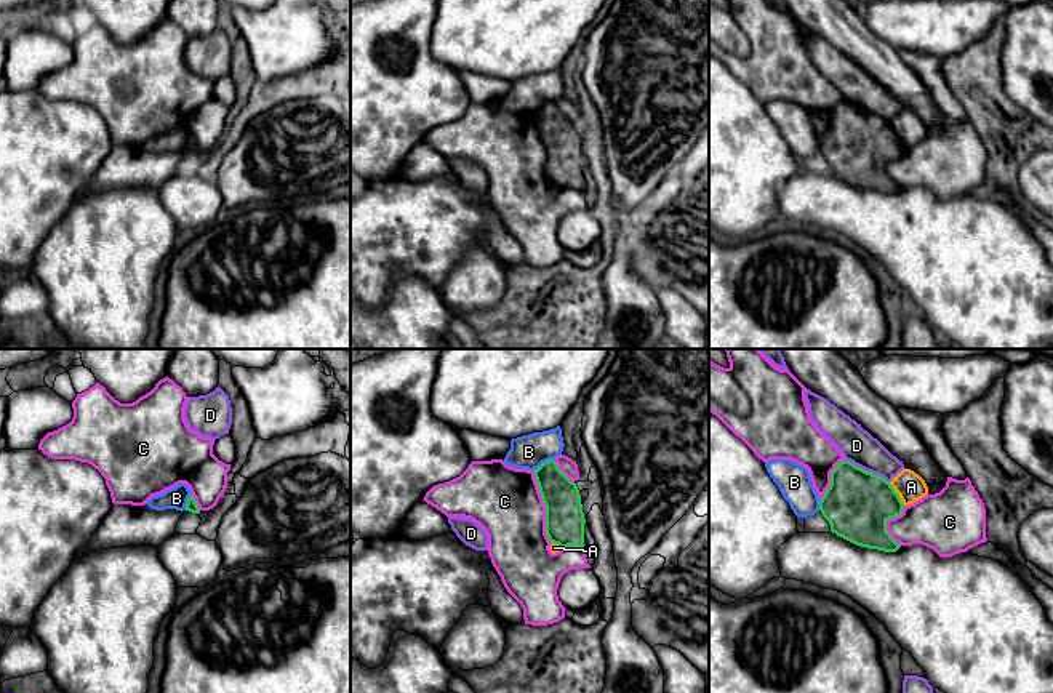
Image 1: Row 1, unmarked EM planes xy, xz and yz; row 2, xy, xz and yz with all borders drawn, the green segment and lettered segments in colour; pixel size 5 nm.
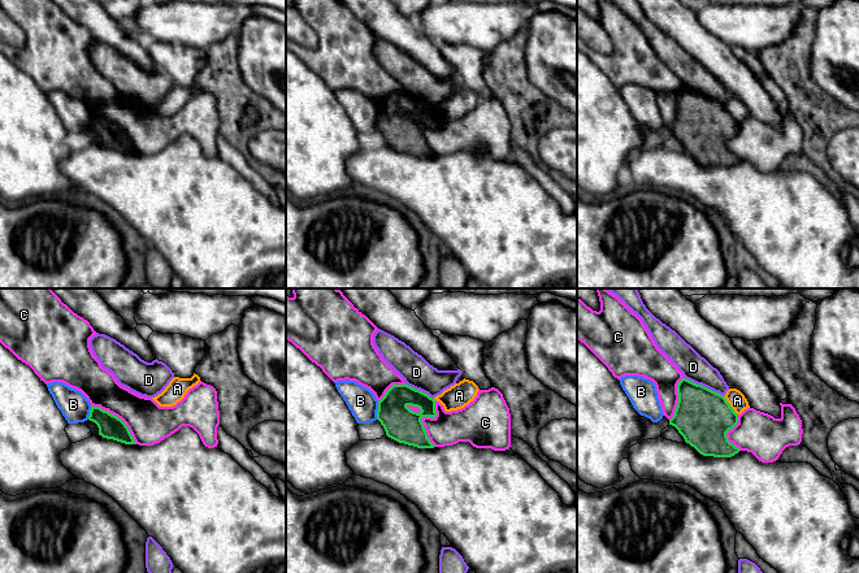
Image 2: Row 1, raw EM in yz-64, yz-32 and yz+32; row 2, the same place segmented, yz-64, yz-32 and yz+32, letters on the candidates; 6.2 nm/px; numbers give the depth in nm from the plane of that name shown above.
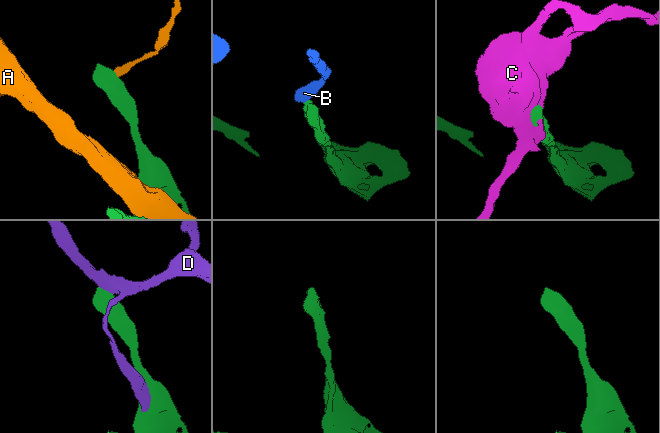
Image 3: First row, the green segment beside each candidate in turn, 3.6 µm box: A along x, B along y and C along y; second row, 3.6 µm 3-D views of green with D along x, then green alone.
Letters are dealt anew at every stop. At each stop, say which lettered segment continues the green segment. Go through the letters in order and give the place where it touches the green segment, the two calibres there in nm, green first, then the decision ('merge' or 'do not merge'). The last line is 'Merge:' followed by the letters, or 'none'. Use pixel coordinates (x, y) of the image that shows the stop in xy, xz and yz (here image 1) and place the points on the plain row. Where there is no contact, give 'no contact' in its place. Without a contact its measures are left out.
A: yz (896, 135) | 340/150 nm | do not merge
B: xz (543, 104) | 190/180 nm | do not merge
C: xz (546, 149) | 190/360 nm | do not merge
D: yz (866, 112) | 340/170 nm | do not merge
Merge: none

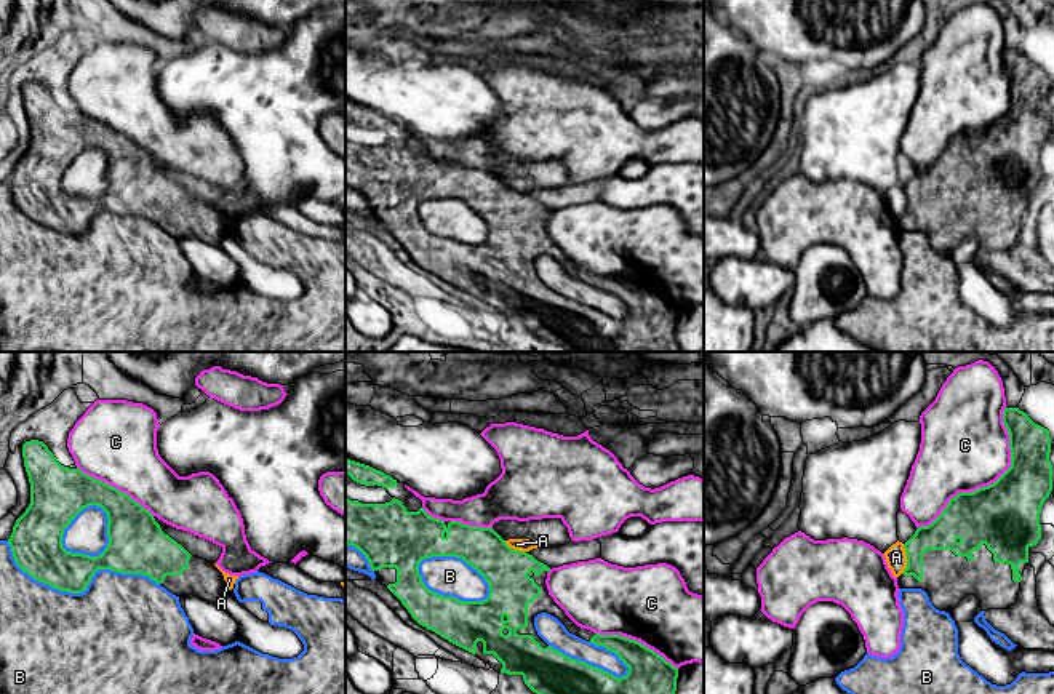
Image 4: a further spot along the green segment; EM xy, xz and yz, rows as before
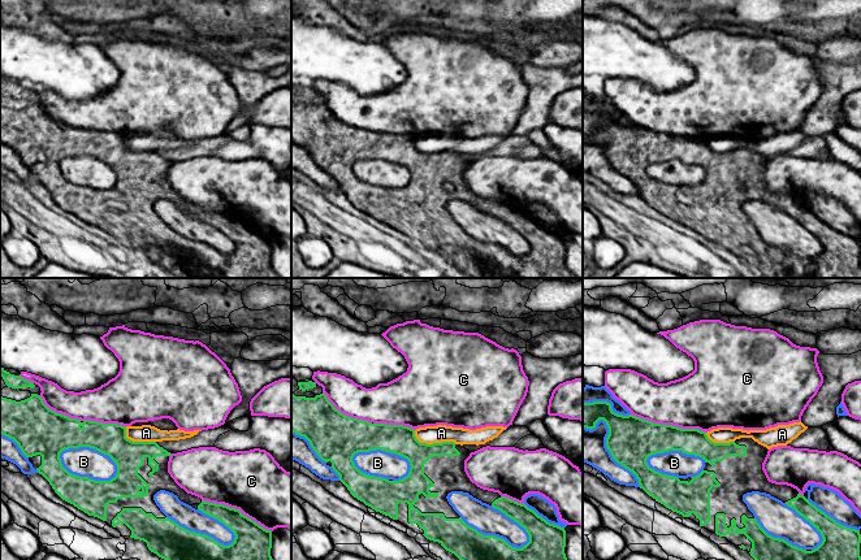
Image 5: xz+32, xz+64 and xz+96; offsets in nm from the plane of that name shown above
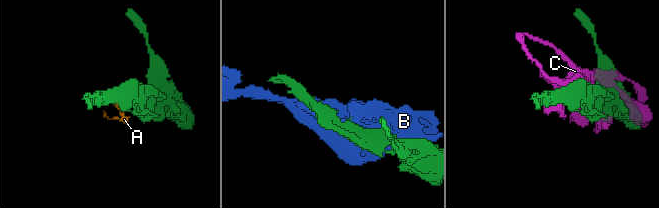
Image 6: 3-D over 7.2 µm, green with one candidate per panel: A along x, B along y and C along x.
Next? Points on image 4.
A: yz (907, 200) | 160/110 nm | do not merge
B: xy (80, 234) | 220/500 nm | do not merge
C: yz (992, 125) | 360/440 nm | do not merge
Merge: none

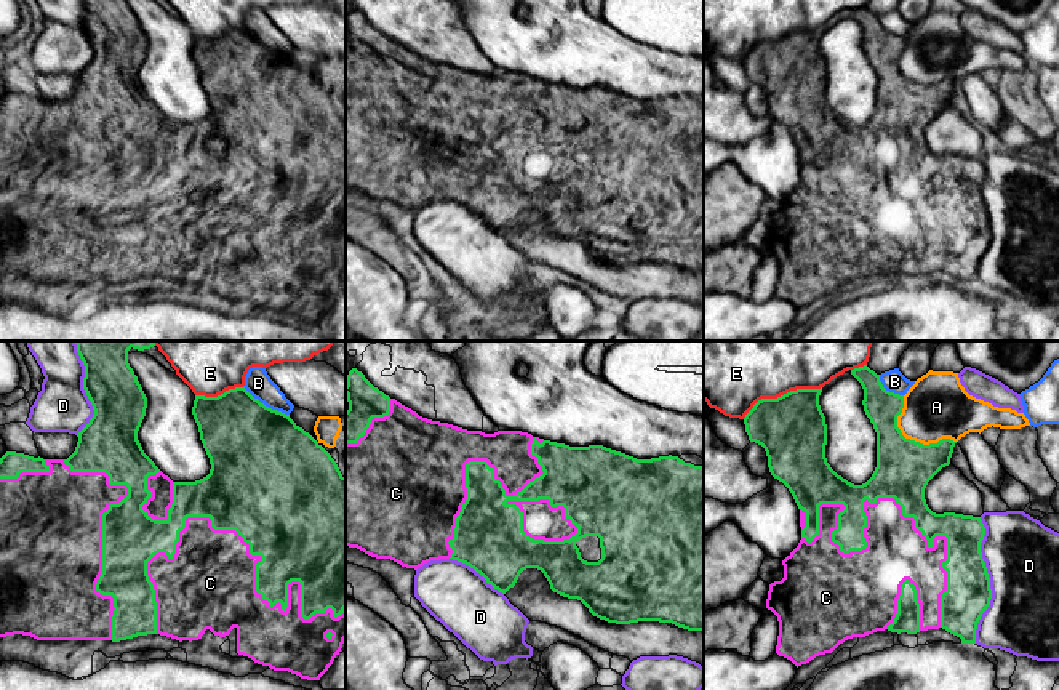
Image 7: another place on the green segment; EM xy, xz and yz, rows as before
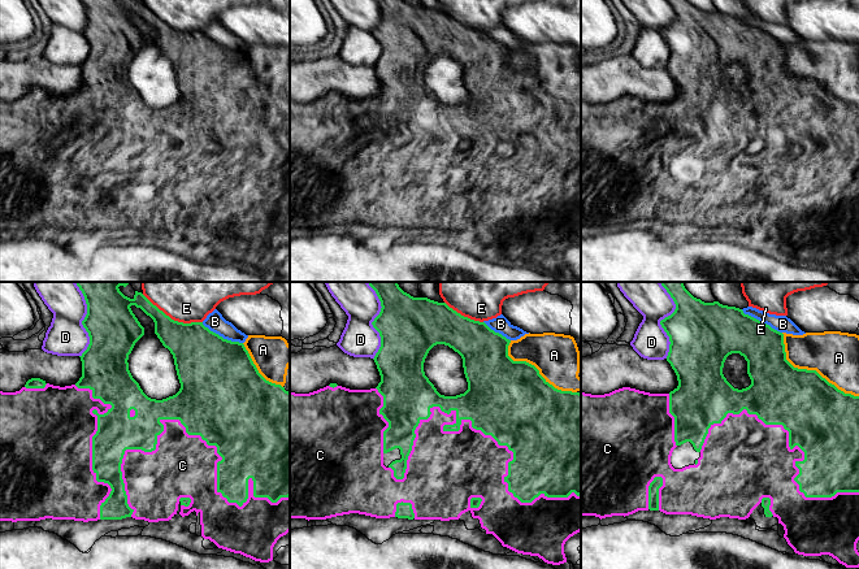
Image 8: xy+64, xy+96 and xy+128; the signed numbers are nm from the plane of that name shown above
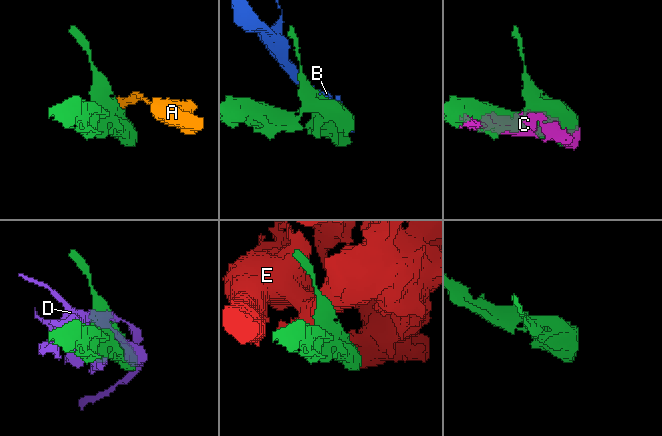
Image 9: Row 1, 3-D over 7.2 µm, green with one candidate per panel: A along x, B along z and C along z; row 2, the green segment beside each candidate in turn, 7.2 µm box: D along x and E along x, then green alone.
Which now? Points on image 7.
A: yz (909, 80) | 280/320 nm | do not merge
B: xy (264, 47) | 480/140 nm | do not merge
C: xy (256, 213) | 380/460 nm | merge
D: yz (989, 221) | 220/380 nm | do not merge
E: yz (781, 37) | 340/280 nm | do not merge
Merge: C

